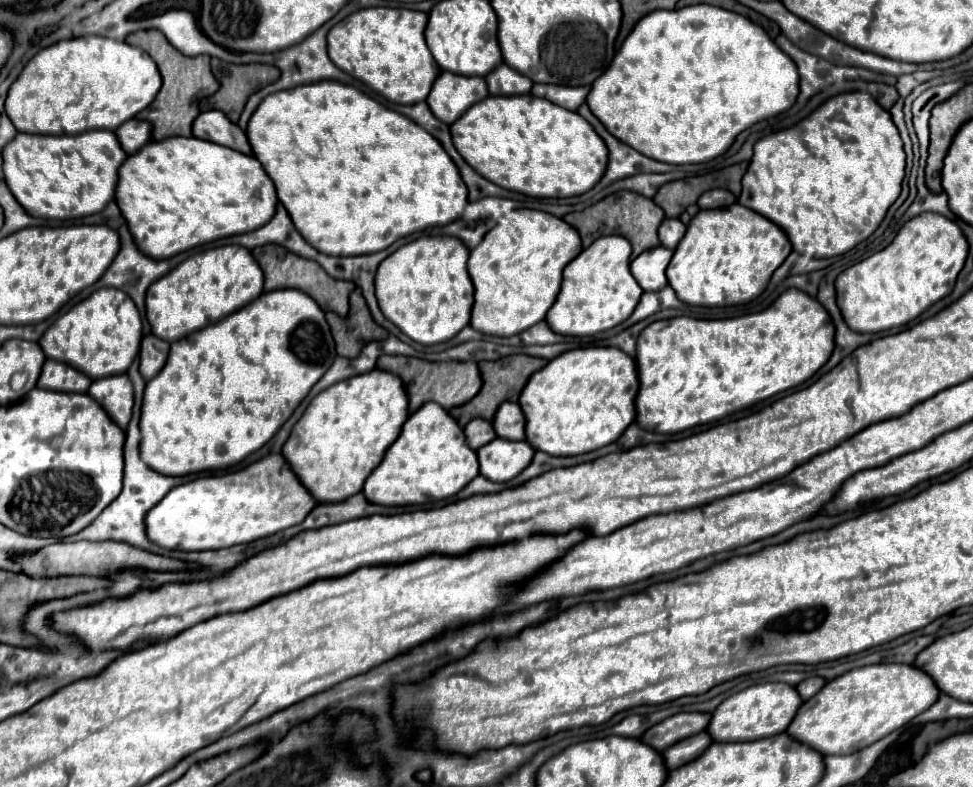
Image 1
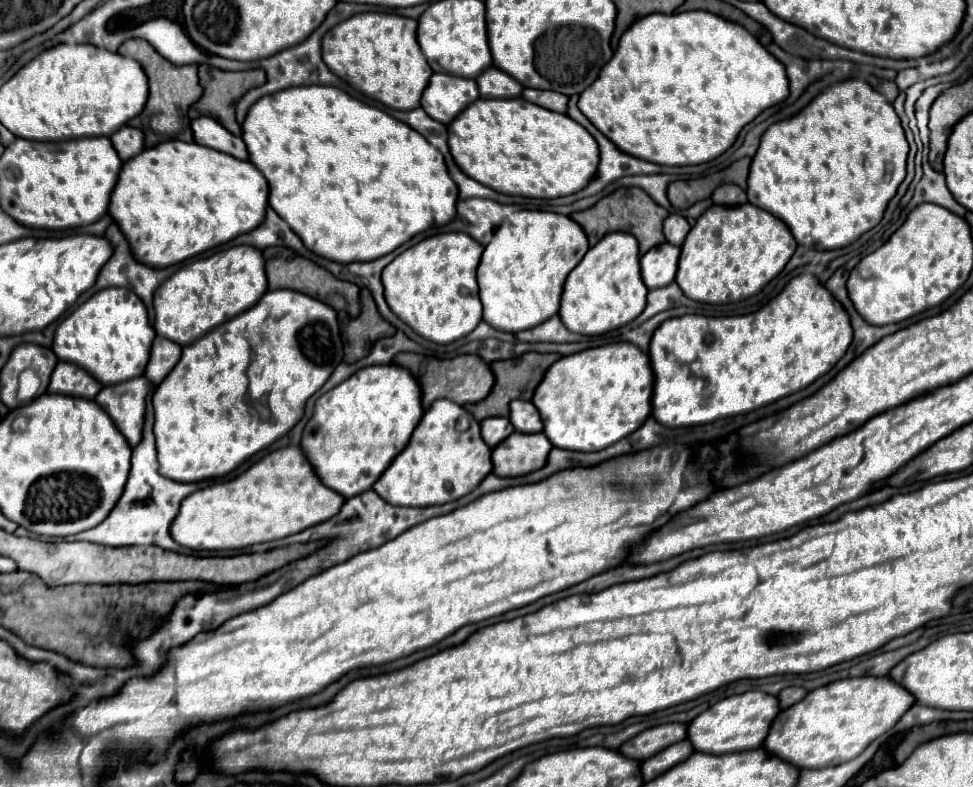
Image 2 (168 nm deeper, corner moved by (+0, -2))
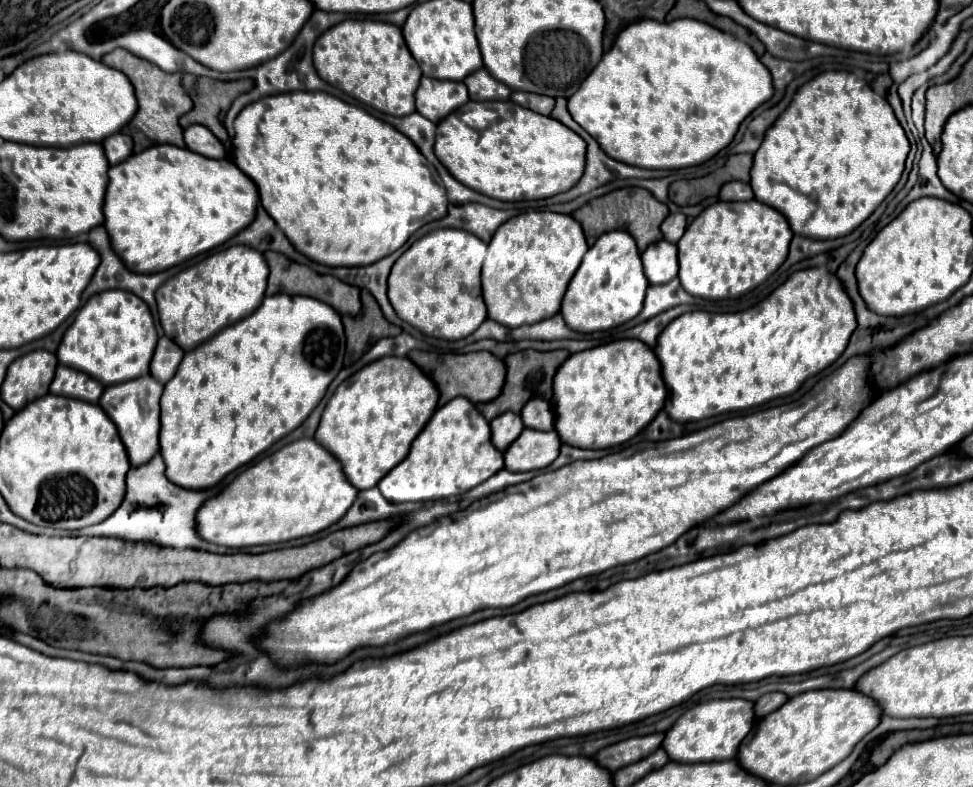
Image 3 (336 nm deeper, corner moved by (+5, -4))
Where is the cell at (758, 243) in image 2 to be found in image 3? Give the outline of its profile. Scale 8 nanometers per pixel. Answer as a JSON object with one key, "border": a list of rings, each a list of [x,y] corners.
{"border":[[[756,199],[740,201],[740,203],[718,201],[710,207],[706,207],[688,225],[684,237],[678,241],[678,259],[680,259],[680,275],[678,277],[684,285],[684,289],[696,297],[712,299],[712,301],[736,299],[736,297],[752,291],[754,287],[758,287],[784,263],[792,235],[794,233],[788,225],[786,217],[780,211],[760,203]]]}

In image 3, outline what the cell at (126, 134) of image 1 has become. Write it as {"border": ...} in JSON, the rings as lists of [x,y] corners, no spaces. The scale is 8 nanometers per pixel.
{"border":[[[116,133],[116,135],[106,137],[102,141],[102,147],[104,147],[104,153],[106,153],[110,165],[118,165],[120,161],[124,161],[126,157],[132,155],[132,139],[124,133]]]}

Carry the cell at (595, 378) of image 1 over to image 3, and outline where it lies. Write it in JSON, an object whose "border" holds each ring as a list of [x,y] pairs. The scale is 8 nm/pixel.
{"border":[[[620,339],[594,349],[570,355],[554,377],[554,411],[556,431],[560,439],[572,447],[582,449],[610,449],[636,437],[664,407],[666,383],[656,353],[638,339]]]}

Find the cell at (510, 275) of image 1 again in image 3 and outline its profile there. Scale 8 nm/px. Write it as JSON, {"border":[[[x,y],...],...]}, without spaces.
{"border":[[[554,211],[524,213],[500,225],[488,243],[482,267],[482,293],[488,305],[488,317],[514,329],[556,315],[586,249],[582,227],[570,215]]]}

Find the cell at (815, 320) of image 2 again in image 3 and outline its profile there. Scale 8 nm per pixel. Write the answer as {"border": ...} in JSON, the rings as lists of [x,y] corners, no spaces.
{"border":[[[810,267],[810,269],[802,269],[802,271],[794,271],[770,297],[766,297],[762,303],[746,309],[746,311],[738,311],[738,313],[706,313],[706,311],[692,311],[692,313],[684,313],[678,319],[674,319],[658,337],[658,345],[656,345],[656,355],[662,363],[662,375],[668,387],[668,401],[666,401],[666,413],[670,415],[670,419],[686,423],[686,421],[698,421],[704,417],[714,417],[714,415],[722,415],[722,413],[730,413],[730,411],[744,411],[744,409],[752,409],[758,407],[766,401],[772,401],[776,397],[784,397],[790,395],[794,391],[800,389],[800,385],[808,379],[814,377],[816,373],[820,373],[822,369],[826,369],[828,365],[832,365],[846,349],[848,339],[852,335],[852,331],[856,329],[856,315],[854,315],[854,305],[852,299],[848,297],[848,293],[844,293],[844,285],[840,285],[840,279],[836,275],[830,277],[830,273],[822,267]]]}

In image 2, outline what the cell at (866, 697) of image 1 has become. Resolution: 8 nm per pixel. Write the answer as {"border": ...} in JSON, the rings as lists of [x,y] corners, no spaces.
{"border":[[[889,675],[885,677],[853,677],[833,681],[807,693],[807,697],[789,709],[783,709],[763,743],[763,747],[781,755],[799,769],[819,769],[845,763],[865,751],[869,743],[887,733],[915,705],[915,697]]]}

